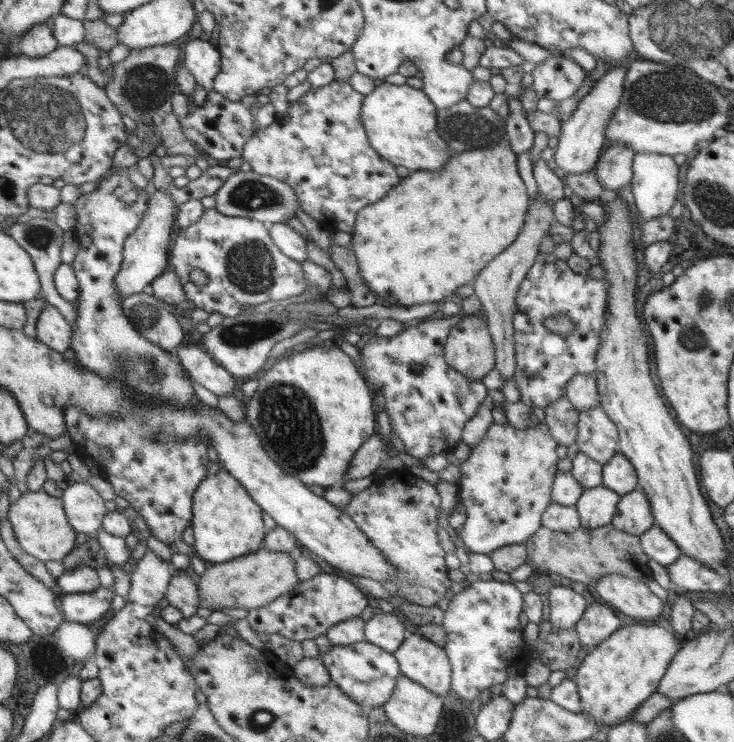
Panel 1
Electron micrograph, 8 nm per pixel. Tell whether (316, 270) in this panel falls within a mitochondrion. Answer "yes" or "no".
no

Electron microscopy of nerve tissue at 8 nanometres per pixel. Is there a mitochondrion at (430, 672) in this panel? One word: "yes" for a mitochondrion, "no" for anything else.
no

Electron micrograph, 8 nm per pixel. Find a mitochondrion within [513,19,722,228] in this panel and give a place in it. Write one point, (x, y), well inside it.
(665, 95)

